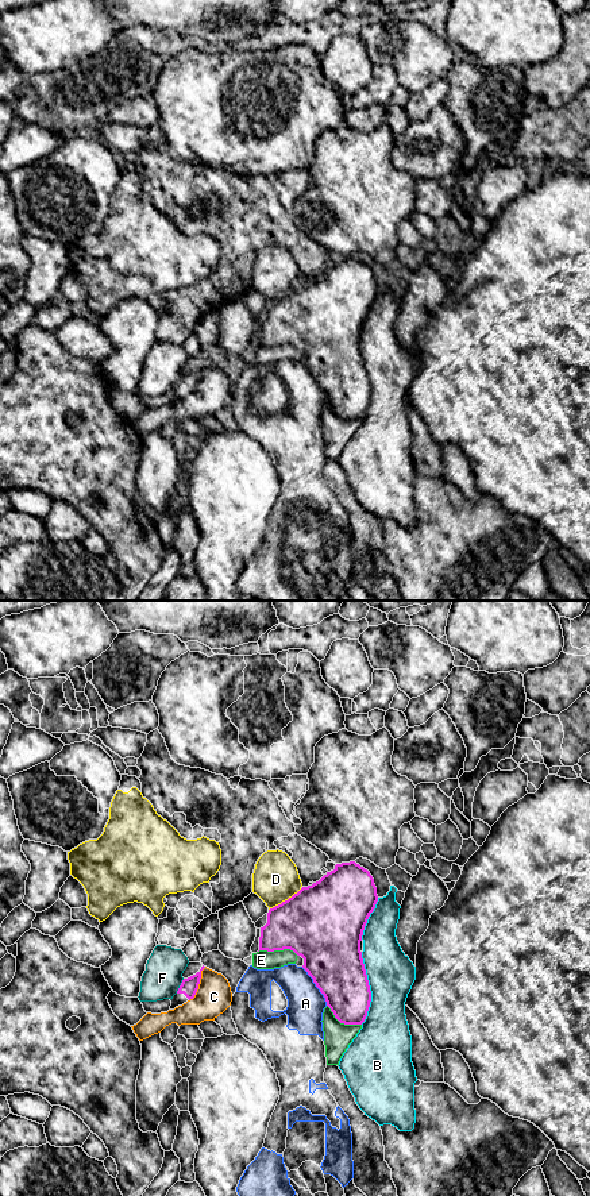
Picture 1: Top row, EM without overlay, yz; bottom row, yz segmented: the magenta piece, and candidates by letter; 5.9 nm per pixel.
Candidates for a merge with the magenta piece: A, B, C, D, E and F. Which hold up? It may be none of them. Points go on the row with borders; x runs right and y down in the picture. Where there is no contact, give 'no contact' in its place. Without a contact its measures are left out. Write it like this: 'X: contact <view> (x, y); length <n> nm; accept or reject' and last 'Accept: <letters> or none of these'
A: contact yz (316, 986); length 280 nm; reject
B: contact yz (369, 988); length 440 nm; reject
C: contact yz (199, 983); length 220 nm; reject
D: contact yz (285, 901); length 240 nm; reject
E: contact yz (278, 949); length 240 nm; reject
F: contact yz (180, 986); length 100 nm; reject
Accept: none of these

